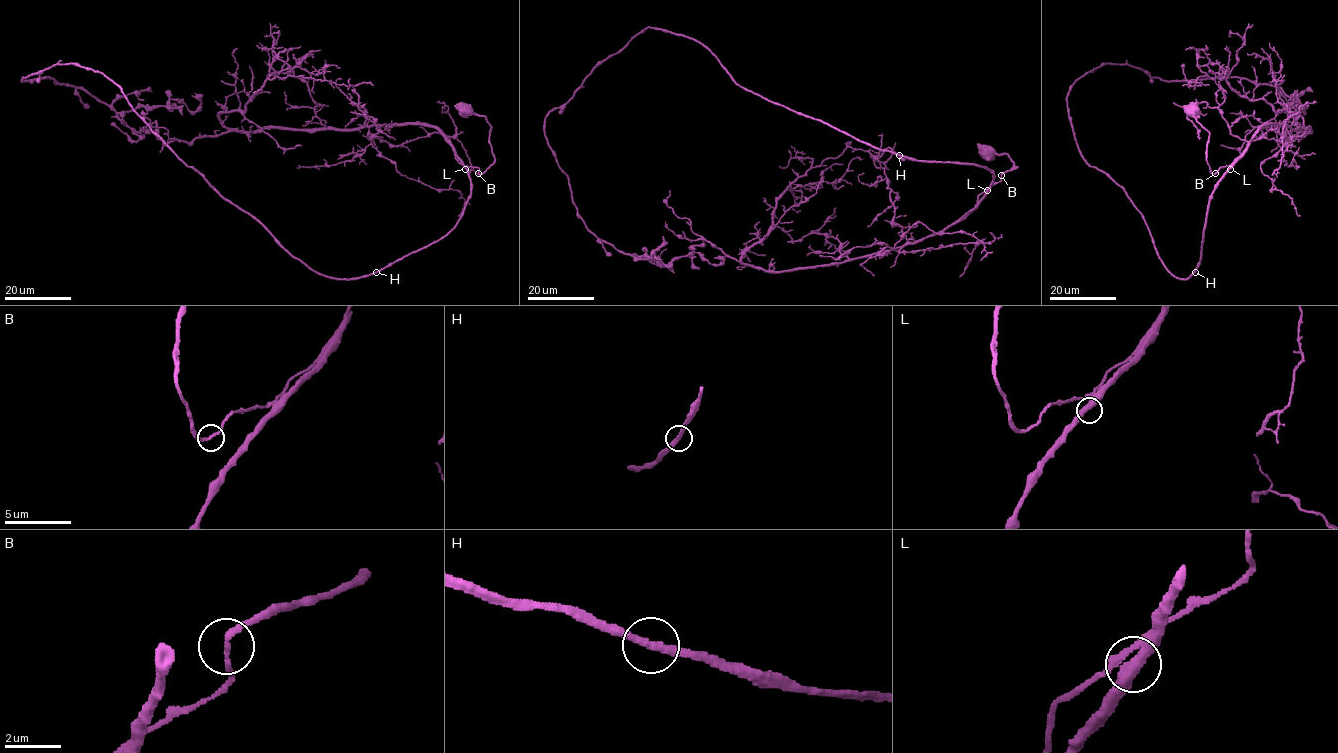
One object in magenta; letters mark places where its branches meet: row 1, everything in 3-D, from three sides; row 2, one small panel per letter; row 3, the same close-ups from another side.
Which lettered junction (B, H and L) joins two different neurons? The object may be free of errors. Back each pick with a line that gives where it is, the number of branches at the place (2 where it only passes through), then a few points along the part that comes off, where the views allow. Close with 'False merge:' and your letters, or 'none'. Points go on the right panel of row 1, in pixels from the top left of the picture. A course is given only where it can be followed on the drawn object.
False merge: none

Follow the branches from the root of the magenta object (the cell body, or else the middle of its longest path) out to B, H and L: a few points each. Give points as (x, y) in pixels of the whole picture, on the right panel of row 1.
B: (1193, 109), (1193, 117), (1209, 134), (1207, 163), (1215, 174)
H: (1193, 109), (1193, 117), (1209, 134), (1210, 171), (1229, 167), (1208, 203), (1201, 258), (1194, 271)
L: (1193, 109), (1193, 117), (1209, 134), (1207, 163), (1210, 171), (1213, 174), (1226, 166), (1230, 169)

